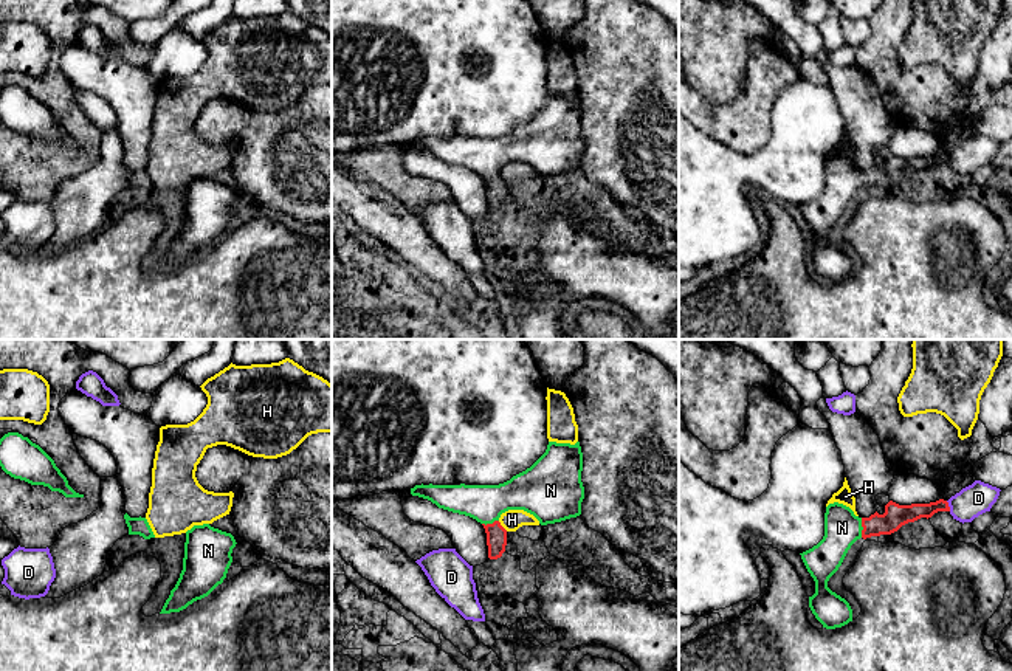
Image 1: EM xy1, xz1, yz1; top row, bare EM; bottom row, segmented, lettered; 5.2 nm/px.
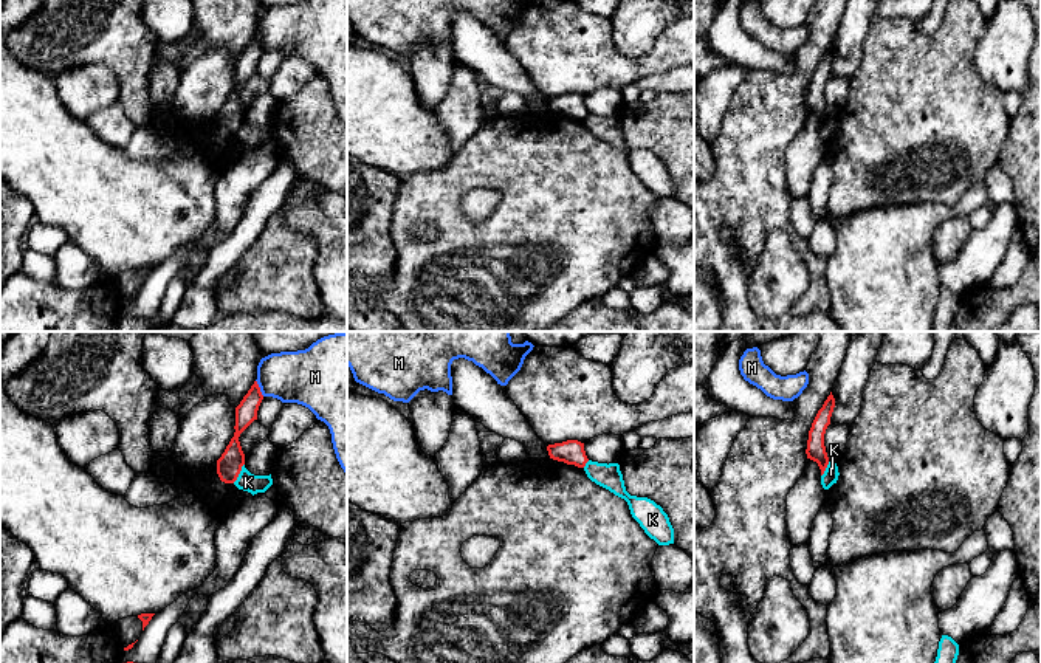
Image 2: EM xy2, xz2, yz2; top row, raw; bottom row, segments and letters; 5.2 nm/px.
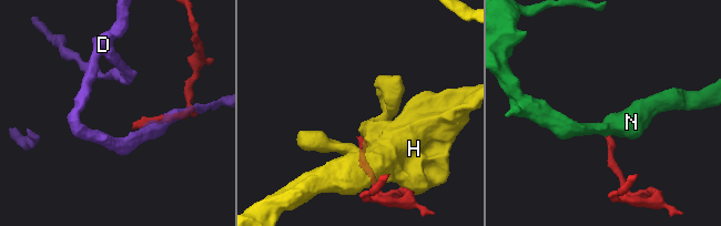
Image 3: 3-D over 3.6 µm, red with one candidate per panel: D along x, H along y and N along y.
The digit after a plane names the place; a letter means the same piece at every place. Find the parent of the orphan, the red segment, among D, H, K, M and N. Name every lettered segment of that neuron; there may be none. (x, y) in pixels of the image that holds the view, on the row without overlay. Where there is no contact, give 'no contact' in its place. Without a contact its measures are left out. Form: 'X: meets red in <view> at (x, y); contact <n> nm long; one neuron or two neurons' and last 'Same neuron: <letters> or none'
D: meets red in yz1 at (947, 158); contact 60 nm long; two neurons
H: meets red in xz1 at (501, 178); contact 80 nm long; two neurons
K: meets red in xy2 at (239, 126); contact 120 nm long; two neurons
M: meets red in xy2 at (259, 41); contact 100 nm long; two neurons
N: meets red in yz1 at (862, 178); contact 100 nm long; one neuron
Same neuron: N

